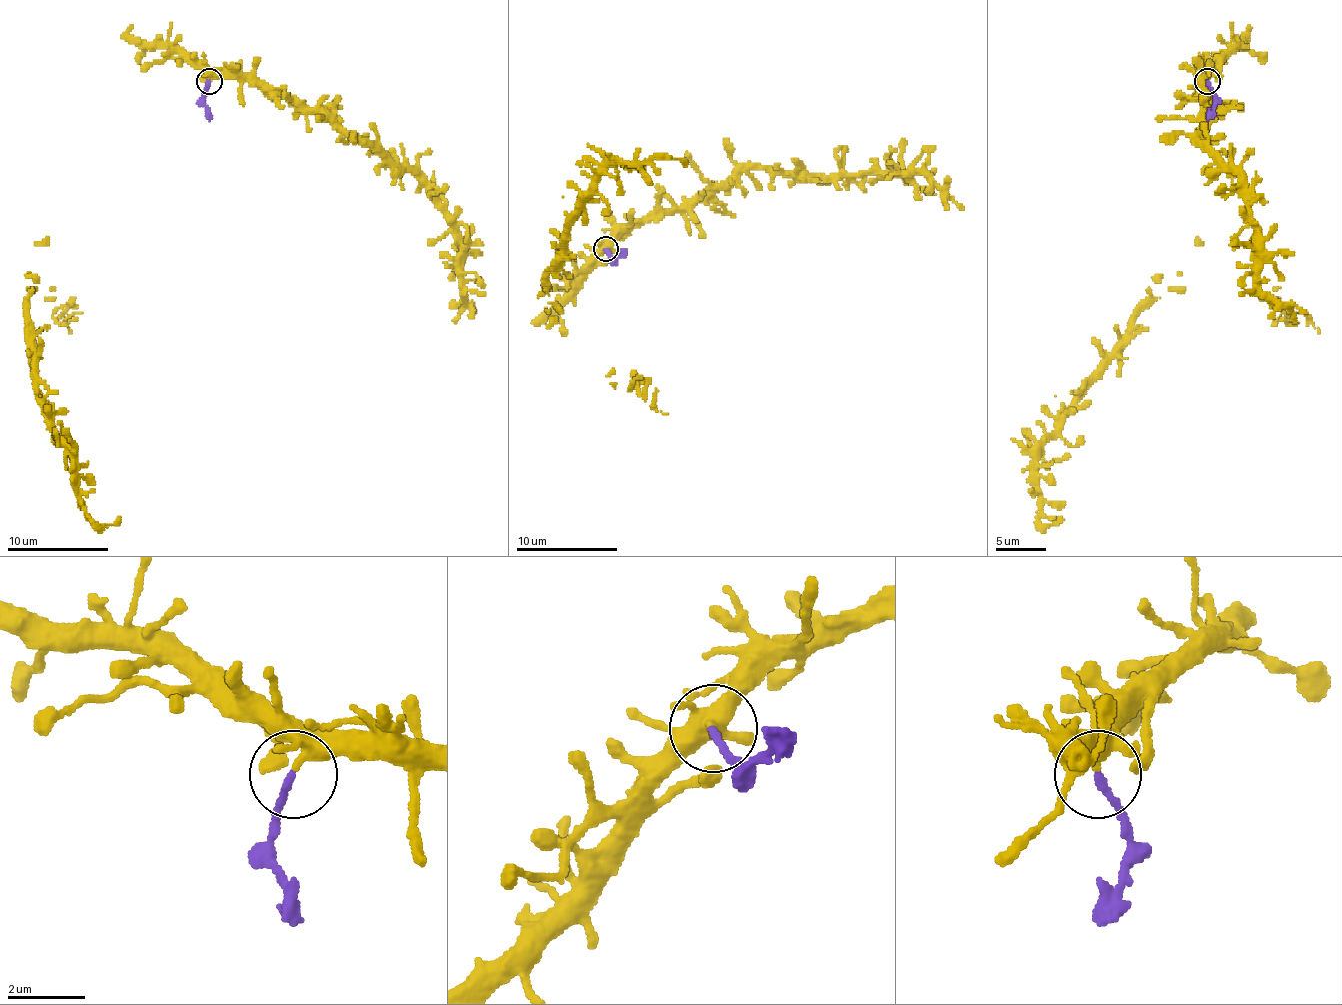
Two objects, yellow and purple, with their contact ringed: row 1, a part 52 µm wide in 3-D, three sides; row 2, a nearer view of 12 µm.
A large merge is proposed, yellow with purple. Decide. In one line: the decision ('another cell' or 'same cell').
another cell

